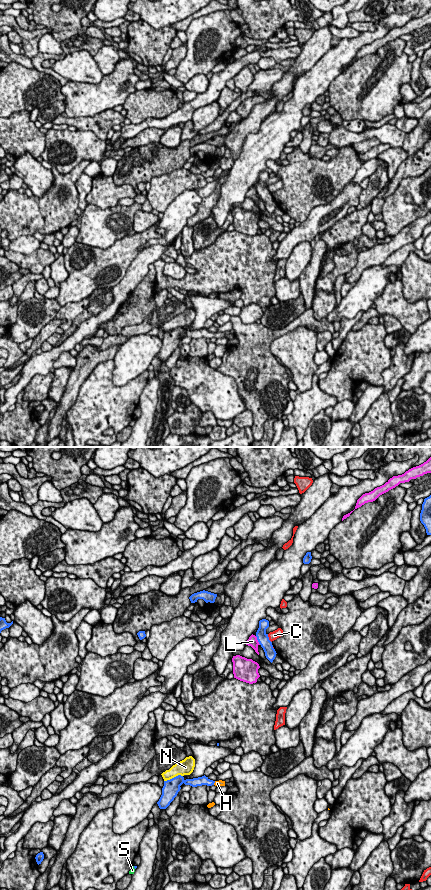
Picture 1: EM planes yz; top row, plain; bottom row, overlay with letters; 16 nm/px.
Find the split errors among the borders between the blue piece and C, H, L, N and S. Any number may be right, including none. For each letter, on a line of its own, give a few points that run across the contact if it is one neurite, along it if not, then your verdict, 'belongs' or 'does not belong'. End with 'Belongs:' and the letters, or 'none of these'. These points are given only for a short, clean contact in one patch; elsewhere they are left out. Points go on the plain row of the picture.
C: does not belong
H: line yz (203, 332), (214, 334), (217, 335); belongs
L: does not belong
N: does not belong
S: line yz (133, 418), (135, 420); does not belong
Belongs: H

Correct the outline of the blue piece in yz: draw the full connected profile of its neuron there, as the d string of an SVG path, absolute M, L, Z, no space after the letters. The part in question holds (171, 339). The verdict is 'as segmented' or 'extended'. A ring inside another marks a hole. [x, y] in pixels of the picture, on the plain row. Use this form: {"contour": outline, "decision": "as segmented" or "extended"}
{"contour": "M178 327L170 332L164 333L164 338L162 340L162 347L157 354L160 361L166 361L170 355L174 352L174 350L177 348L178 344L181 341L182 336L190 337L192 339L207 337L207 338L225 338L225 333L219 332L219 333L213 333L210 332L205 327L198 330L193 331L184 331L183 328Z", "decision": "extended"}

